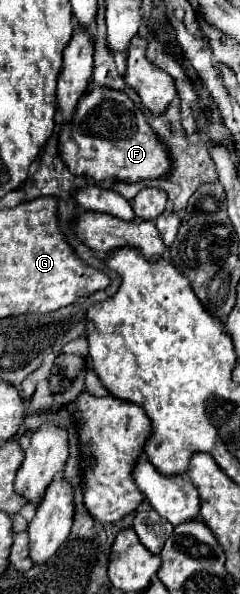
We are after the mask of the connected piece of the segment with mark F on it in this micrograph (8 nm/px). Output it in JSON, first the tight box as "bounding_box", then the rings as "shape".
{"bounding_box":[58,87,171,183],"shape":[[[93,87],[79,99],[73,119],[63,123],[58,145],[60,157],[69,167],[69,171],[73,175],[89,177],[95,183],[101,183],[101,181],[135,183],[141,179],[155,179],[155,177],[167,175],[171,167],[165,147],[157,141],[157,133],[153,133],[153,129],[147,125],[147,119],[141,113],[141,109],[123,91],[115,91],[109,87]]]}

